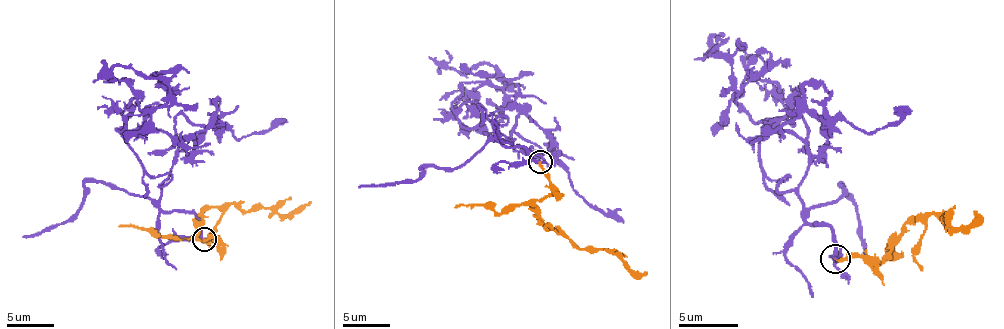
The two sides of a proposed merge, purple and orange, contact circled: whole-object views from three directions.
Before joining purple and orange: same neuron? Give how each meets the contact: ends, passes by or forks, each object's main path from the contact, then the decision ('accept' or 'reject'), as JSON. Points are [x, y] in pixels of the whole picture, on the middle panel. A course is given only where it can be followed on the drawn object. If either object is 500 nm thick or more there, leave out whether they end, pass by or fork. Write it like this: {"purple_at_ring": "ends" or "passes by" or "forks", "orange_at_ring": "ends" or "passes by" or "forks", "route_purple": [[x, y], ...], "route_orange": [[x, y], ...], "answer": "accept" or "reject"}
{"purple_at_ring": "passes by", "orange_at_ring": "ends", "route_purple": [[539, 162], [495, 136], [504, 115], [453, 106], [464, 83], [504, 87], [488, 64], [429, 57]], "route_orange": [[539, 162], [551, 190], [535, 202], [542, 223], [558, 228], [582, 249], [610, 249], [626, 265], [647, 275]], "answer": "reject"}

